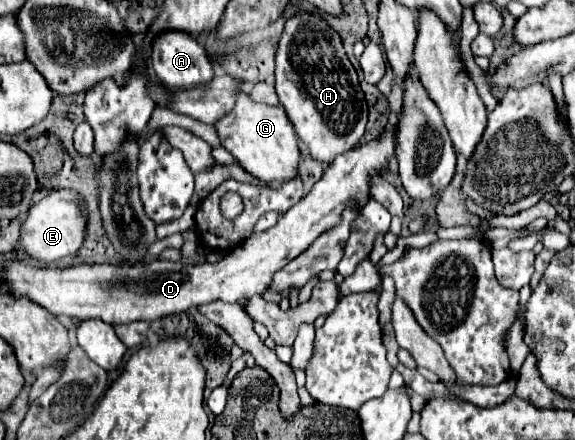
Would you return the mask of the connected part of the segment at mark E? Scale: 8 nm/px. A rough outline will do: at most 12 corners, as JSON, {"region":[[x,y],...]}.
{"region":[[72,190],[28,210],[20,242],[50,264],[78,252],[88,218]]}

